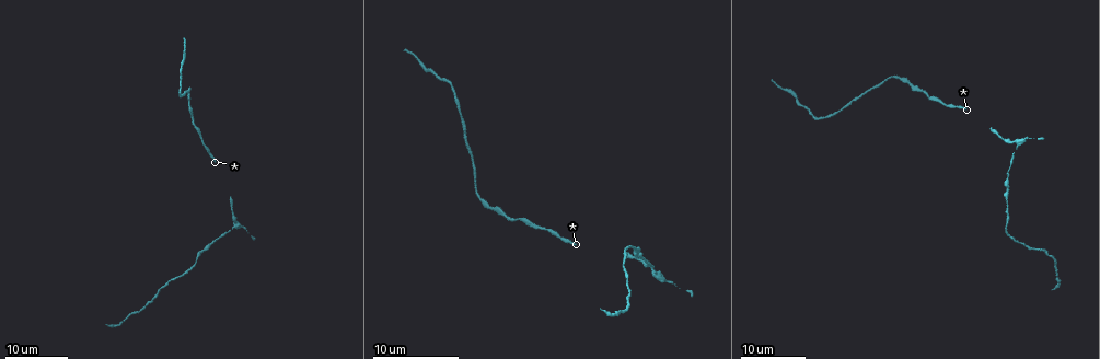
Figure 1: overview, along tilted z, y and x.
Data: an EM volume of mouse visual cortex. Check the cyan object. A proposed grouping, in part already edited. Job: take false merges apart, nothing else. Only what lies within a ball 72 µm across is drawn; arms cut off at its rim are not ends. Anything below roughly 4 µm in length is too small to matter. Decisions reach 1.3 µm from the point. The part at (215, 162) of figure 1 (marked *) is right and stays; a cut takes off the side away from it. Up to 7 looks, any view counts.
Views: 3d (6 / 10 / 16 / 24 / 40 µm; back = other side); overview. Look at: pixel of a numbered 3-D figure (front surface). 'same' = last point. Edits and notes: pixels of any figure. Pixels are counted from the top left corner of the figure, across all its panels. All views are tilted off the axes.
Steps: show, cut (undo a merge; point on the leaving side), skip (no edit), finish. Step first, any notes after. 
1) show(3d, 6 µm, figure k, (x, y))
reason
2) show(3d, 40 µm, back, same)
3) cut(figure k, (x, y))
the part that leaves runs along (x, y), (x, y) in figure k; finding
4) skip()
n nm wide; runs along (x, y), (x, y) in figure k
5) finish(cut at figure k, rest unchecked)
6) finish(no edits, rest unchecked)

show(3d, 16 µm, figure 1, (1018, 146))
three-way junction

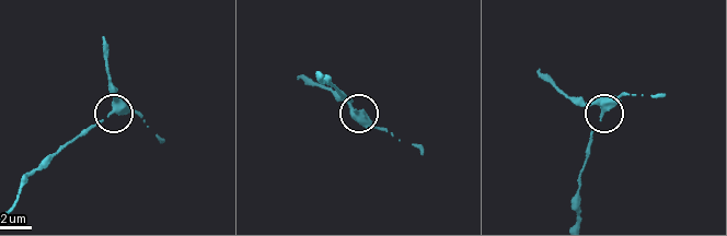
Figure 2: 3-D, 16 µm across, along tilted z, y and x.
show(3d, 10 µm, figure 2, (114, 112))

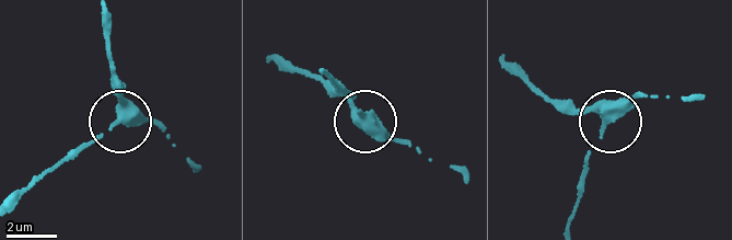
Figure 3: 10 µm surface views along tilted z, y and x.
skip()
300 nm wide; all the same cell

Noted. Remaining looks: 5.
show(3d, 24 µm, figure 1, (1006, 220))
thick turns thin

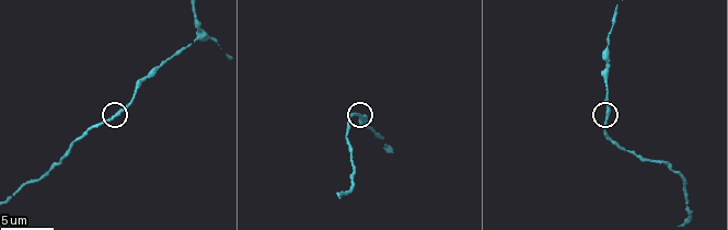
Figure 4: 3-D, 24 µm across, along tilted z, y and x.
show(3d, 6 µm, figure 4, (117, 114))
closer look

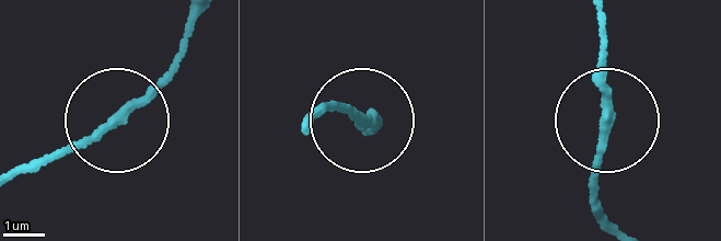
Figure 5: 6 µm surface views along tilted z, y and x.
skip()
one cell here

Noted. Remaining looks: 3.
show(3d, 10 µm, figure 4, (653, 161))
narrows sharply

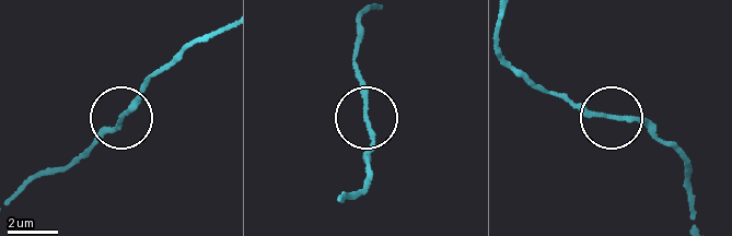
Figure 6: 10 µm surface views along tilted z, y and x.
skip()
one cell here

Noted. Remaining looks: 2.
finish(no edits, rest unchecked)

